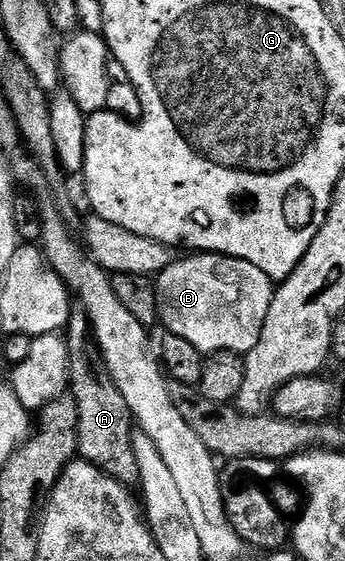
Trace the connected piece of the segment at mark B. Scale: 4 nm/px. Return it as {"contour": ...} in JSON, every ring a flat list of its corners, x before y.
{"contour":[[193,253,189,259,178,258,167,269,156,276,157,313,160,322,165,323,164,330,171,335,183,337,183,341,191,341,195,349,202,353,214,351,236,351,247,353,255,349,259,337,263,333,263,321,267,321,267,309,271,309,271,301,275,290,274,280,263,273,251,261,236,259,230,255,212,253]]}

